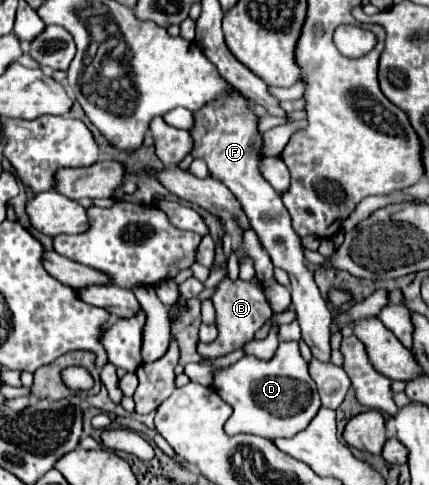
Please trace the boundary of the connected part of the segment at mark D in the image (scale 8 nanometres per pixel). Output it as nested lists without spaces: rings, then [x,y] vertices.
[[[281,342],[275,356],[267,362],[243,356],[233,366],[215,374],[213,388],[233,408],[233,414],[225,424],[227,434],[247,432],[269,440],[291,438],[307,428],[321,408],[315,382],[307,372],[305,360],[301,358],[299,342]]]

